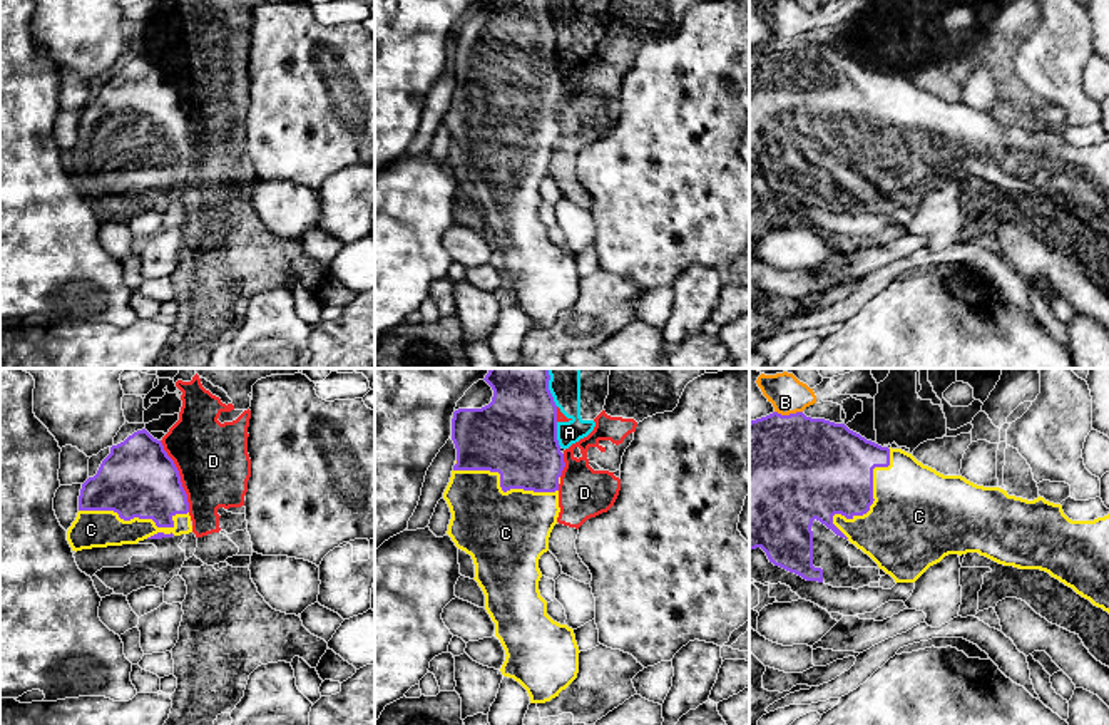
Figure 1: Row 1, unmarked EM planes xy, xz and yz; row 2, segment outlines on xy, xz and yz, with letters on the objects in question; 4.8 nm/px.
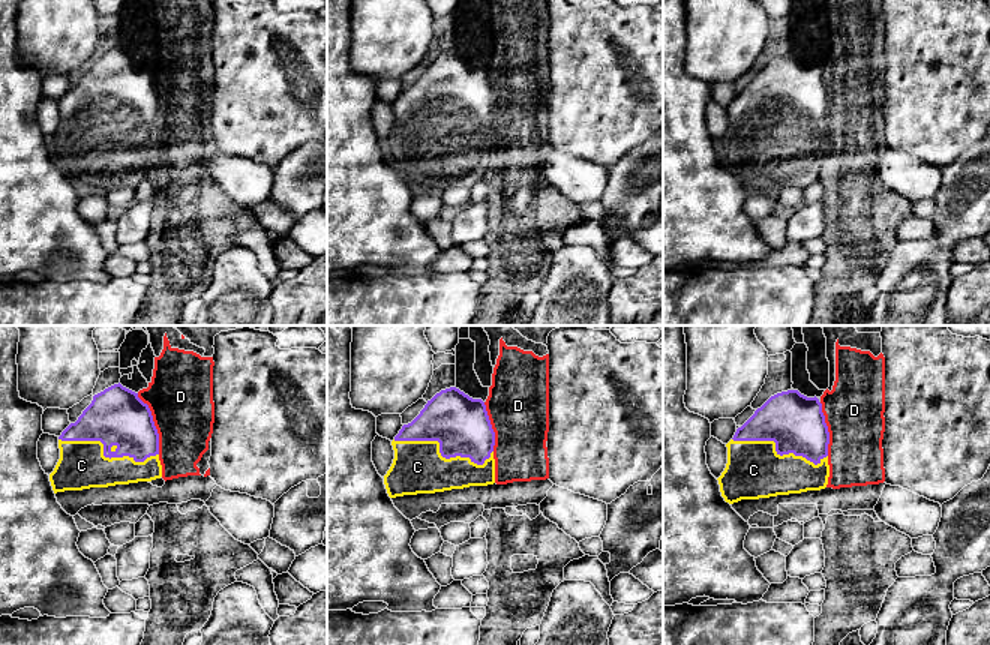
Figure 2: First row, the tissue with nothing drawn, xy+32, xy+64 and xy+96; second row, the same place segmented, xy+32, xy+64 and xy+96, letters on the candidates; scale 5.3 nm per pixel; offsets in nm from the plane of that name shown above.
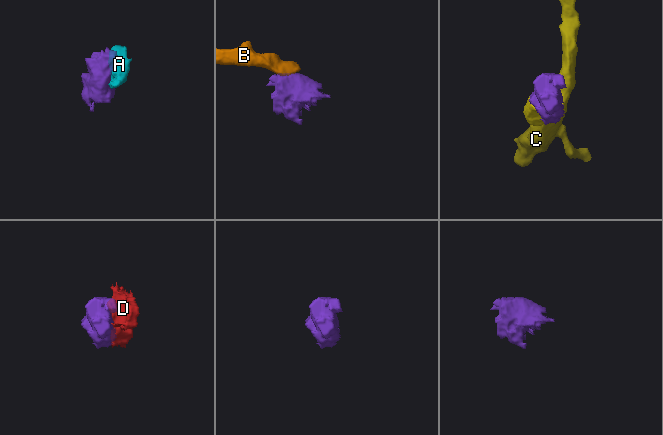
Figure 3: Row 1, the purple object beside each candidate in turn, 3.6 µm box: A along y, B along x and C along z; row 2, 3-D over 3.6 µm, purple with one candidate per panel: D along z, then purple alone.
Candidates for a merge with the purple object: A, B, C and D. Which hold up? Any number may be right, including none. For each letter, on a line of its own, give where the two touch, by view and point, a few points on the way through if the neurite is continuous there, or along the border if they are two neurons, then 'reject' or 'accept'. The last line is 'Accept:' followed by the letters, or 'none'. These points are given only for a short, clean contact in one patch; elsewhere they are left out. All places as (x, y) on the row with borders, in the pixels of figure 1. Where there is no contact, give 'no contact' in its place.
A: meets purple in xz at (556, 434); reject
B: meets purple in yz at (790, 414); border along yz (775, 411), (781, 414), (802, 412); reject
C: meets purple in yz at (872, 503); accept
D: meets purple in xy at (179, 476); reject
Accept: C

